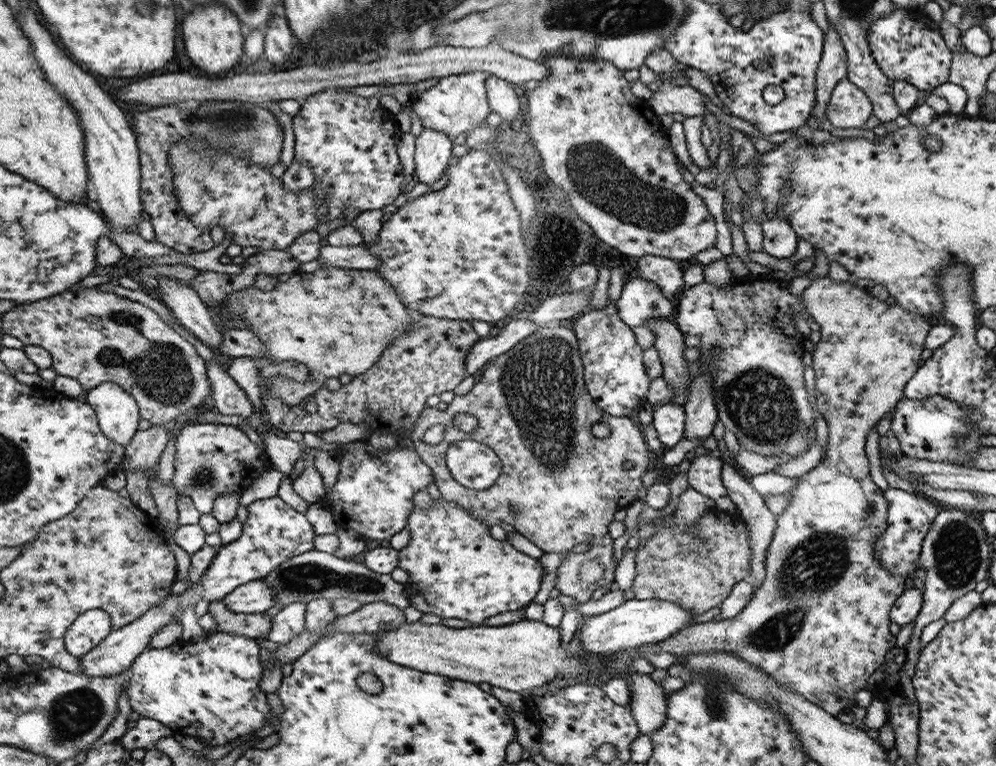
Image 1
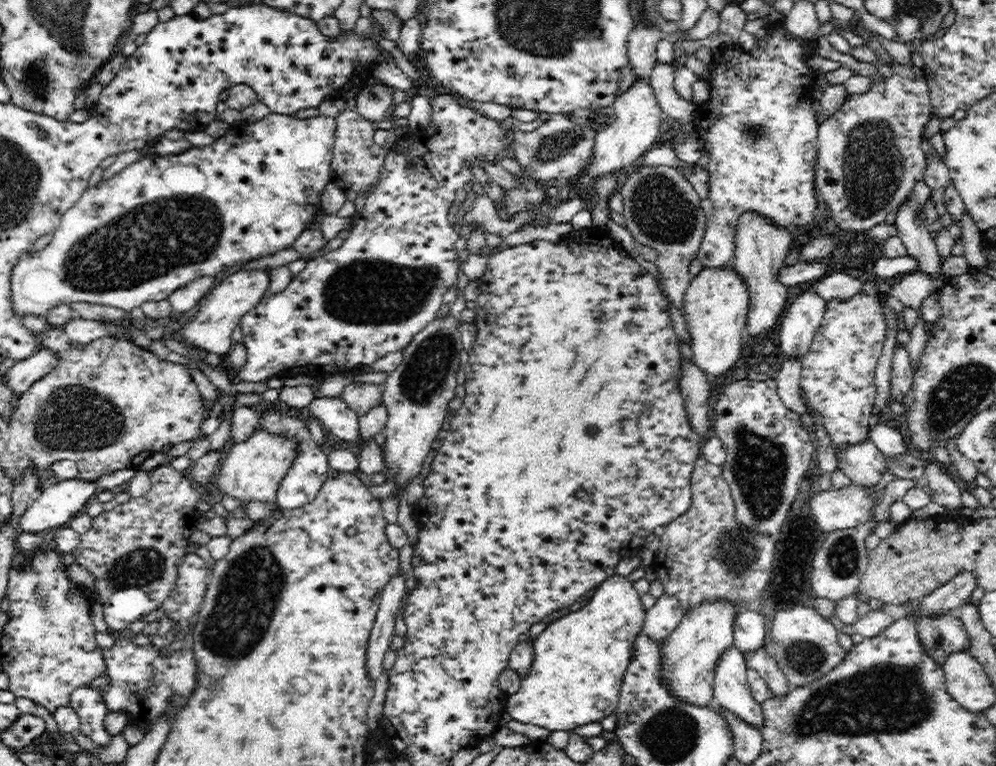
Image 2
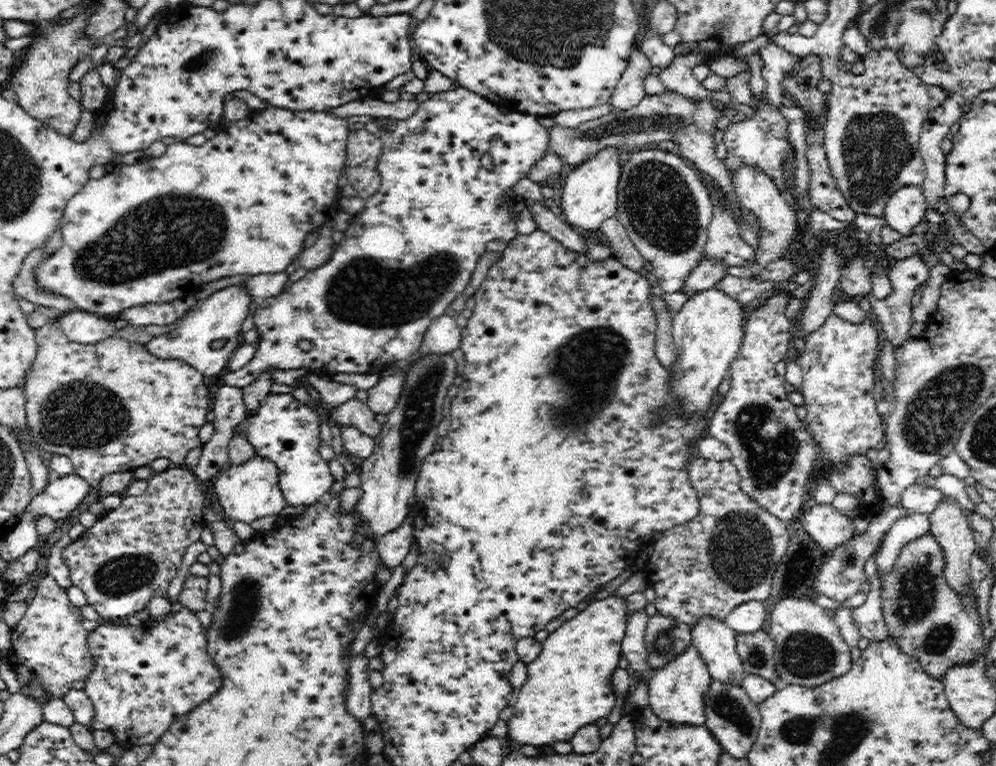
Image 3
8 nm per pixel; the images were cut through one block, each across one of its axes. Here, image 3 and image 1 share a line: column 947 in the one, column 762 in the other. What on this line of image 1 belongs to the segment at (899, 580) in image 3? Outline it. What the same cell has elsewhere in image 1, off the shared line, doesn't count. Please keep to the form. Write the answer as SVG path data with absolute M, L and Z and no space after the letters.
M829 276L823 278L816 278L810 282L810 285L799 296L803 303L806 314L809 314L821 327L821 338L815 344L815 349L812 351L813 362L812 368L815 370L816 387L814 394L816 394L816 412L824 416L826 427L826 448L823 455L823 461L816 466L816 468L808 471L803 476L798 478L798 484L788 493L790 504L786 506L786 510L777 516L777 525L774 531L774 536L768 551L766 551L766 577L762 581L762 585L755 588L754 594L750 602L742 609L740 614L720 622L708 621L705 623L694 623L672 634L672 637L663 642L652 643L652 652L668 652L677 657L684 657L685 655L703 654L703 653L727 653L730 655L742 658L742 661L749 662L750 665L756 666L760 671L772 678L778 687L792 689L798 694L802 694L805 700L812 702L815 706L822 708L831 716L838 718L841 713L850 713L857 704L855 703L854 694L859 690L867 687L867 681L876 669L880 669L886 660L886 654L895 645L896 637L890 632L890 611L892 606L898 600L898 596L905 591L905 581L902 576L894 576L890 574L890 570L886 570L878 562L878 558L874 556L874 545L878 542L880 533L886 529L888 525L888 502L884 498L883 490L871 478L872 471L870 470L869 460L865 452L865 445L870 428L884 418L884 415L892 408L896 407L902 396L905 394L906 383L914 376L914 373L919 369L918 361L919 354L925 348L926 337L928 331L931 329L932 321L924 316L910 313L900 306L890 306L887 302L877 300L871 296L870 292L857 288L854 281L848 280L845 282L834 281Z

